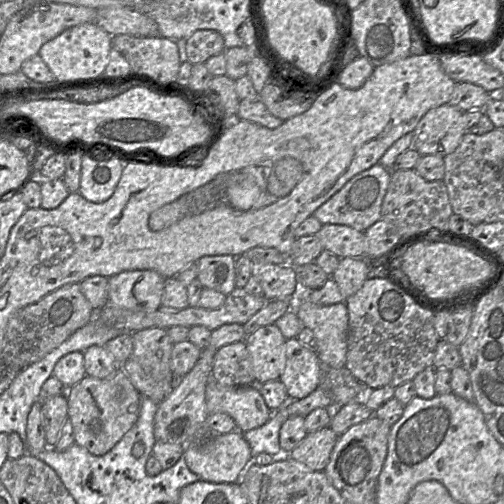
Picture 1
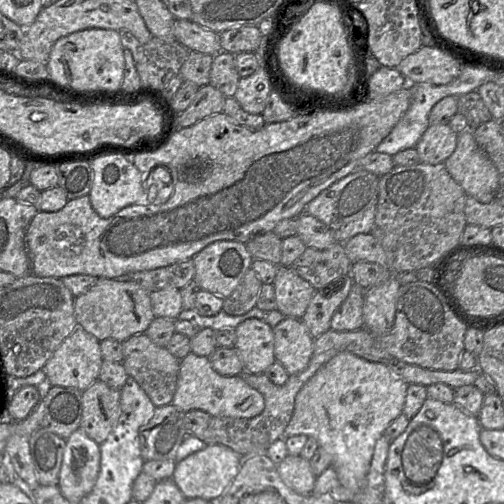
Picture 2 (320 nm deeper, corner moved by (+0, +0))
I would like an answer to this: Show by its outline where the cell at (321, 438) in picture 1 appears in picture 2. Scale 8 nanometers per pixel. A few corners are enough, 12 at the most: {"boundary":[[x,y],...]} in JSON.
{"boundary":[[287,455],[277,465],[295,493],[313,492],[317,476],[310,461]]}

